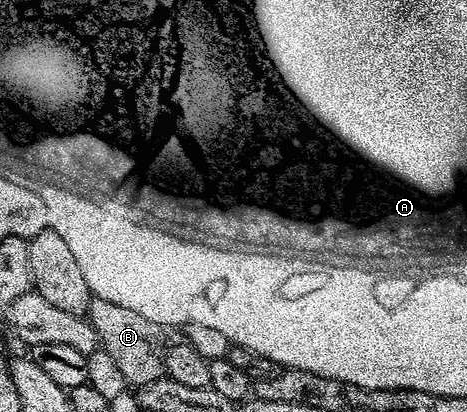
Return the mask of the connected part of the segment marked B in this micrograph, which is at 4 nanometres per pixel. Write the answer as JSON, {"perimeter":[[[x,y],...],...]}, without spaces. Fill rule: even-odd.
{"perimeter":[[[98,298],[92,299],[87,311],[87,320],[95,331],[102,351],[112,359],[130,385],[135,384],[134,387],[140,388],[164,375],[165,362],[162,358],[164,325],[142,317],[129,307],[117,306],[116,303]]]}

